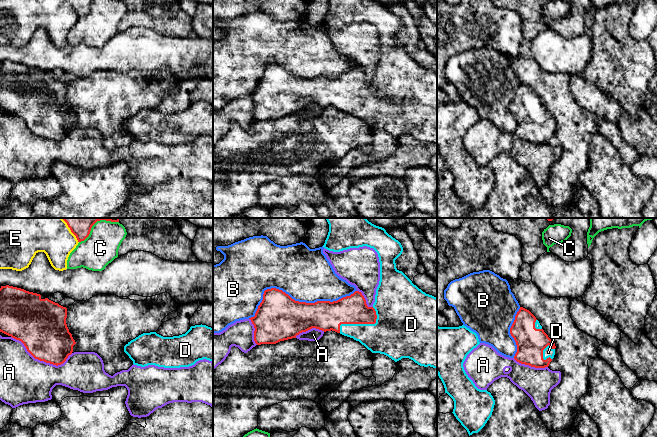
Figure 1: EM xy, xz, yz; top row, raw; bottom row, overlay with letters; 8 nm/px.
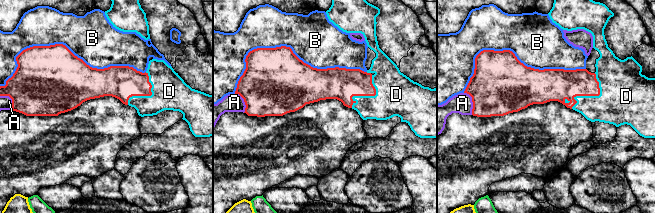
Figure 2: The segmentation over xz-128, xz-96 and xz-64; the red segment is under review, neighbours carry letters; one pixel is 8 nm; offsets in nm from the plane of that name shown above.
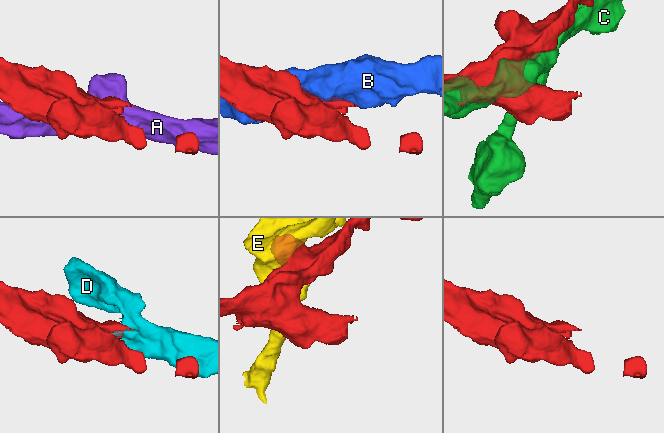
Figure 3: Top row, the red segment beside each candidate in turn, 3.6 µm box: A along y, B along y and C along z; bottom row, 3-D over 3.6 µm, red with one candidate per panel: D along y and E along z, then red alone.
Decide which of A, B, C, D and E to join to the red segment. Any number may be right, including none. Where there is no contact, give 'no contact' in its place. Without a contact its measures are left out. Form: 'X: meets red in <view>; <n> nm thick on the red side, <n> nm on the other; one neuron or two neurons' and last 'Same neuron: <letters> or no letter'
A: meets red in xy; 380 nm thick on the red side, 380 nm on the other; two neurons
B: meets red in xz; 360 nm thick on the red side, 420 nm on the other; two neurons
C: meets red in xy; 240 nm thick on the red side, 280 nm on the other; two neurons
D: meets red in xz; 220 nm thick on the red side, 300 nm on the other; one neuron
E: meets red in xy; 240 nm thick on the red side, 400 nm on the other; two neurons
Same neuron: D

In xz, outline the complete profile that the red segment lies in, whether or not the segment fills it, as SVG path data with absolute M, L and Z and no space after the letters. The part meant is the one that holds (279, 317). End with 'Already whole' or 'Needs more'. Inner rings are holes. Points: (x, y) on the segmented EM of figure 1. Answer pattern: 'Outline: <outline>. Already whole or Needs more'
Outline: M366 218L325 219L329 224L329 232L323 245L325 249L340 252L350 248L367 246L377 252L380 262L380 281L373 306L367 306L364 296L359 291L333 302L306 303L295 301L282 290L267 289L264 291L263 300L258 306L255 316L249 318L255 328L255 343L257 345L276 344L280 341L296 338L300 333L312 328L324 332L332 330L359 341L372 353L384 354L395 362L402 358L409 358L420 366L437 368L437 298L423 292L402 271L396 268L395 260L403 252L401 243L389 235L384 228L372 224Z. Needs more

